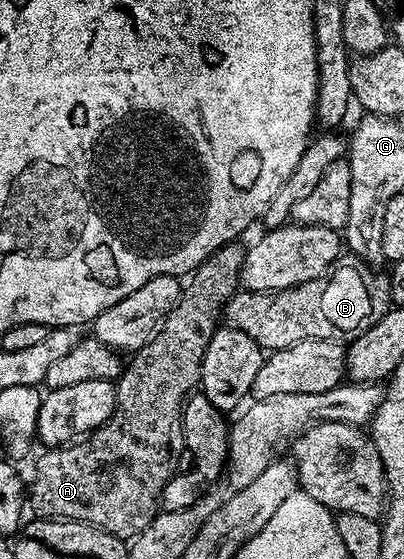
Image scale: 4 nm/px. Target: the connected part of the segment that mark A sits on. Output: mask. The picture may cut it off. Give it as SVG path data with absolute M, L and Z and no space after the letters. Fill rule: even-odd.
M238 241L229 242L219 250L215 250L196 270L192 270L186 281L182 283L178 302L176 302L173 309L163 317L158 330L155 331L155 335L153 335L140 350L134 351L134 353L130 355L131 362L129 358L129 361L124 365L123 372L119 375L115 388L115 407L106 424L97 427L96 430L91 431L90 435L84 437L82 440L76 440L65 446L47 448L42 451L44 454L35 462L35 479L29 482L29 489L25 494L25 506L32 519L84 522L90 526L95 526L99 530L104 530L105 533L111 534L120 540L134 540L142 530L149 528L149 524L155 519L155 515L160 509L165 484L176 473L177 459L185 450L183 445L183 404L187 400L187 395L192 393L192 391L200 385L199 377L201 376L202 360L205 356L206 346L209 344L210 338L220 325L221 315L224 313L227 302L237 293L241 286L243 261L245 260L247 252L242 245L240 247L239 245L240 243Z

